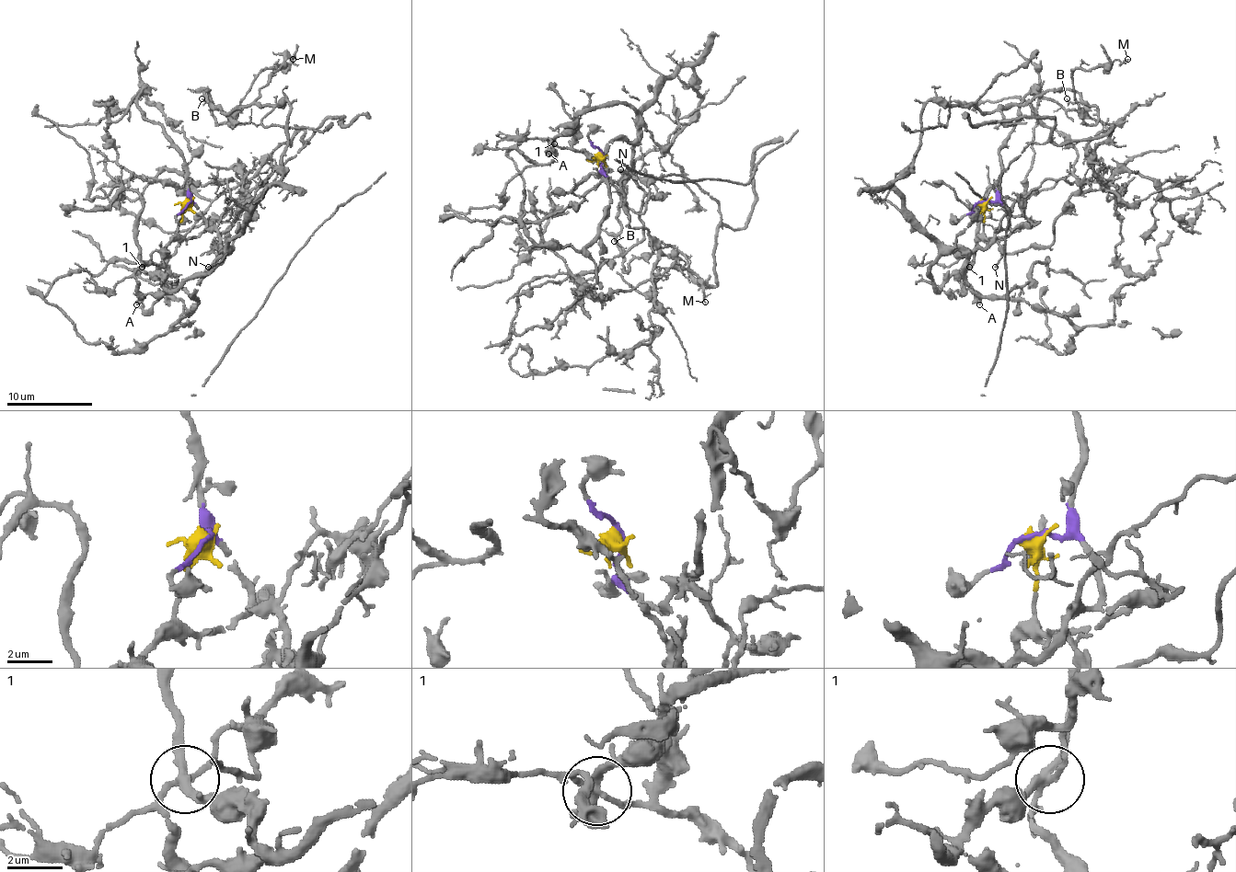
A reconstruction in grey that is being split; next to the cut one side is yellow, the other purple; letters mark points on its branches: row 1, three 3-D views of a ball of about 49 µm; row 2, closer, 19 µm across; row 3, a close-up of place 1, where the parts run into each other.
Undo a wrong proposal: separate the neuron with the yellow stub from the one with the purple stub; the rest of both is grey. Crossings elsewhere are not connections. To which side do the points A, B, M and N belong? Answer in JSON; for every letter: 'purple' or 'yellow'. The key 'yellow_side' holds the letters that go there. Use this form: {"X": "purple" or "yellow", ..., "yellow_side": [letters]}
{"A": "yellow", "B": "purple", "M": "purple", "N": "purple", "yellow_side": ["A"]}

